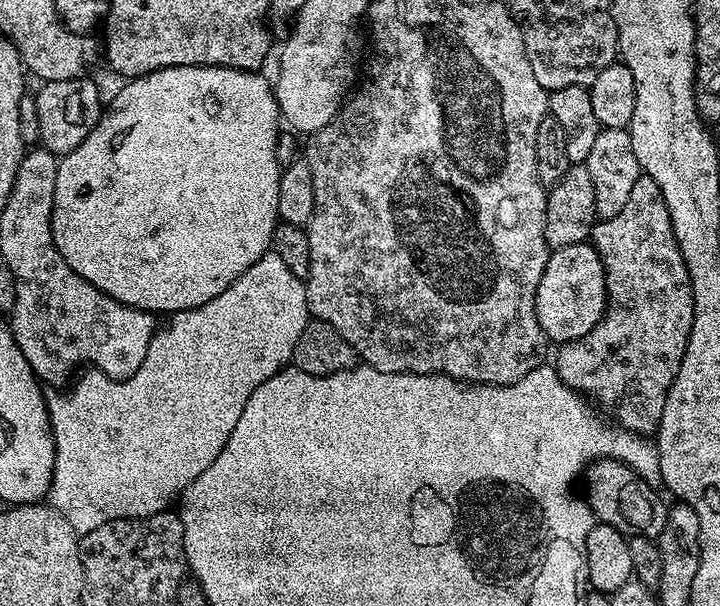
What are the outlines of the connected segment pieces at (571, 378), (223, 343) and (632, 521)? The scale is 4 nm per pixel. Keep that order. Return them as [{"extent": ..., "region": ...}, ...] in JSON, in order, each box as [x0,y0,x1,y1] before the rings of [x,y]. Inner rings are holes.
[{"extent":[554,174,694,437],"region":[[[641,174],[630,189],[626,206],[622,206],[614,218],[593,224],[590,243],[596,247],[606,274],[608,311],[598,326],[590,330],[590,334],[555,349],[554,367],[566,386],[589,397],[592,395],[596,399],[595,407],[605,408],[600,410],[607,413],[619,427],[647,437],[660,427],[668,387],[678,374],[678,366],[682,366],[682,354],[686,354],[686,342],[694,322],[694,294],[690,286],[690,274],[678,250],[678,242],[670,226],[670,210],[666,210],[666,198],[662,198],[658,182]]]},{"extent":[47,250,310,534],"region":[[[270,250],[265,256],[258,258],[258,262],[254,262],[254,266],[246,270],[246,274],[242,274],[229,288],[222,290],[218,298],[210,298],[210,302],[197,308],[171,313],[167,317],[168,325],[165,328],[164,325],[157,327],[154,338],[150,338],[146,358],[142,358],[142,366],[138,366],[138,370],[134,370],[132,376],[124,380],[114,380],[105,372],[84,370],[75,377],[76,385],[74,380],[71,387],[67,389],[68,396],[64,390],[56,390],[53,391],[56,392],[53,396],[51,393],[47,397],[48,417],[56,447],[50,504],[62,514],[62,518],[66,518],[66,522],[70,522],[74,531],[83,534],[90,530],[98,530],[98,526],[111,520],[141,520],[165,511],[171,505],[168,503],[171,500],[173,503],[179,498],[186,490],[186,486],[190,486],[190,482],[194,482],[194,478],[198,478],[198,474],[202,474],[202,470],[206,470],[206,466],[210,466],[210,462],[214,462],[214,458],[222,454],[222,446],[226,446],[226,438],[230,438],[238,418],[242,418],[242,409],[246,407],[246,402],[250,402],[250,394],[254,394],[254,390],[258,390],[258,386],[262,386],[266,378],[270,378],[282,368],[289,367],[294,354],[294,342],[298,342],[298,337],[302,334],[302,330],[306,330],[310,319],[304,286],[305,281],[301,277],[290,274],[282,258],[278,258],[278,254]]]},{"extent":[582,460,669,538],"region":[[[593,460],[582,476],[583,483],[588,483],[588,509],[599,523],[614,526],[614,530],[626,537],[656,538],[664,528],[669,505],[663,504],[640,476],[643,475],[637,469],[626,466],[620,460]]]}]

